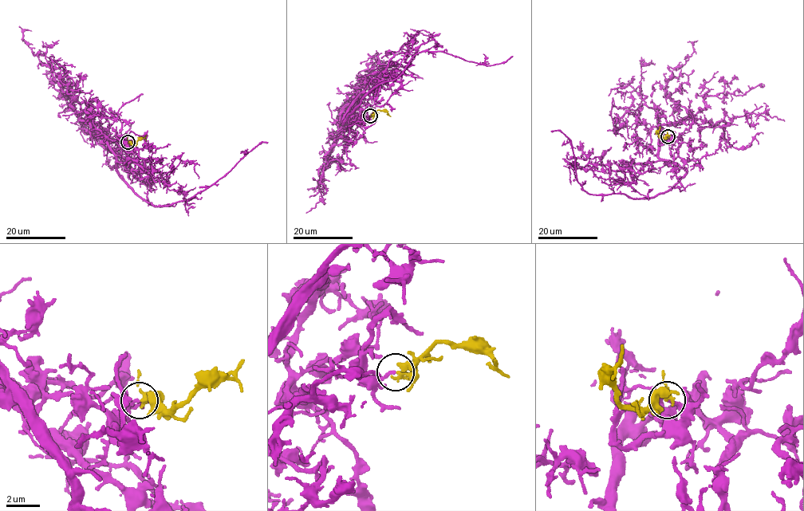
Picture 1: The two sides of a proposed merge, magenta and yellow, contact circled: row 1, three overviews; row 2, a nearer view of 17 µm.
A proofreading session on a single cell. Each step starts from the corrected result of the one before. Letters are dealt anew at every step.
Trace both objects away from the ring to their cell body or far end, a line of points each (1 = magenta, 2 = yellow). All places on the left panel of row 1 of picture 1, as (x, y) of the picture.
1: (128, 142), (102, 138), (121, 178), (157, 206), (187, 200), (268, 143)
2: (128, 142), (135, 143), (147, 135)

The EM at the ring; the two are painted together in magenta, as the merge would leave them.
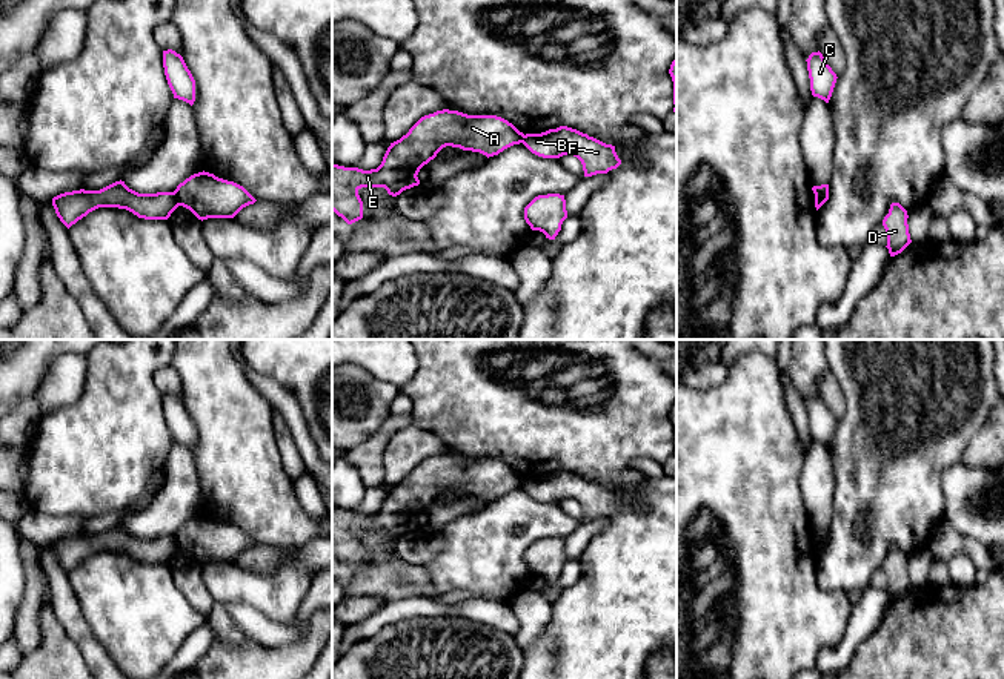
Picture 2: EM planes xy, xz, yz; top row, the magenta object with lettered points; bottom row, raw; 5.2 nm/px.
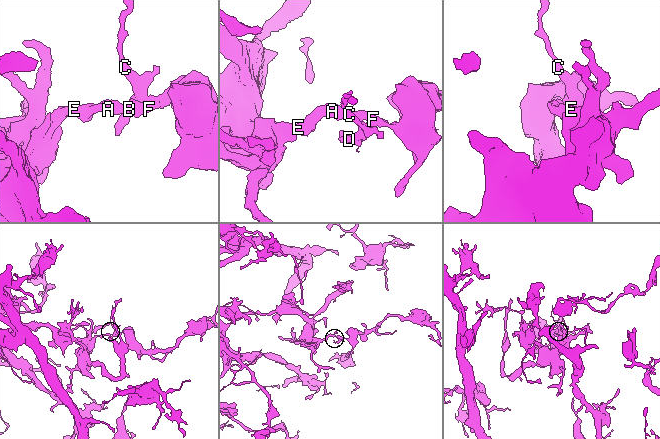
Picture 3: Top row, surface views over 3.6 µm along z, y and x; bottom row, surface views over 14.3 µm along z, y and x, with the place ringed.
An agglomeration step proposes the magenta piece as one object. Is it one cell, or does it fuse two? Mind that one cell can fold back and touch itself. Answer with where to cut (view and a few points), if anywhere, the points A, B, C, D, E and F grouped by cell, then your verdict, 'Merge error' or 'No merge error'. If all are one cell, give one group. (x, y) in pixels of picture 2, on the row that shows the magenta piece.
Split along xy (172, 192), (180, 205). Groups: A E / B C D F. Merge error

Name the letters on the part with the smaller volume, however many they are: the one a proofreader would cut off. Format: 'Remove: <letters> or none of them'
Remove: B, C, D, F

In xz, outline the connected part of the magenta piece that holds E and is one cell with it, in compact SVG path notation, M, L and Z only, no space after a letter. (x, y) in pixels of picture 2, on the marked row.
M449 109L424 115L406 135L391 143L377 169L363 171L332 163L332 210L347 224L361 220L361 187L384 187L397 197L420 184L420 169L446 146L489 158L523 143L523 138L523 132L497 115L467 115Z

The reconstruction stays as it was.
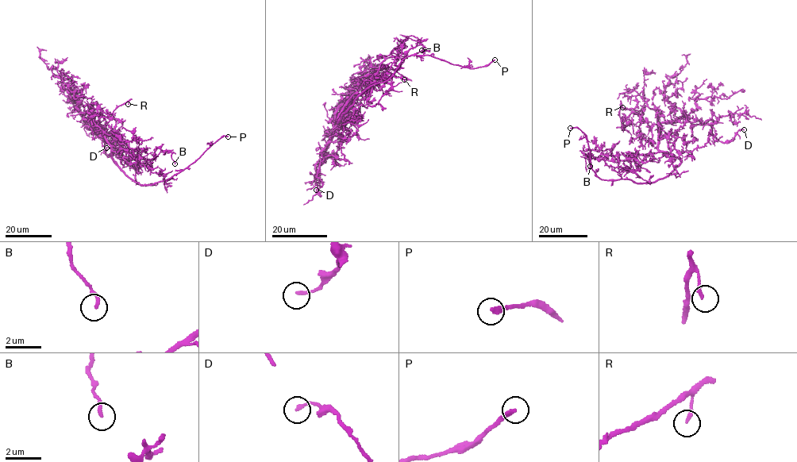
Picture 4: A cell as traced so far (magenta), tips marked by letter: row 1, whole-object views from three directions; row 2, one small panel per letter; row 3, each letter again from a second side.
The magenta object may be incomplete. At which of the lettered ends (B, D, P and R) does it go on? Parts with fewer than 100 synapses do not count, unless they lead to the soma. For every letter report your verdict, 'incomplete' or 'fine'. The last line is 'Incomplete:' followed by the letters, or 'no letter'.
B: fine
D: fine
P: incomplete
R: fine
Incomplete: P

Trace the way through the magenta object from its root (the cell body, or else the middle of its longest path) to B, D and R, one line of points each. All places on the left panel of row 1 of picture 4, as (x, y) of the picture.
B: (113, 159), (111, 152), (126, 150), (141, 166), (148, 166), (158, 148), (171, 152), (175, 163)
D: (113, 159), (102, 132), (82, 117), (109, 156), (112, 149), (106, 148)
R: (113, 159), (109, 144), (88, 109), (94, 102), (98, 113), (109, 118), (116, 108), (128, 101), (128, 104)

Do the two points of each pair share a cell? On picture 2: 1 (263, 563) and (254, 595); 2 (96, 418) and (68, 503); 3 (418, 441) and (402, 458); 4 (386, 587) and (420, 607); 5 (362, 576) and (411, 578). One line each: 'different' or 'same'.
1: different
2: same
3: same
4: different
5: same

